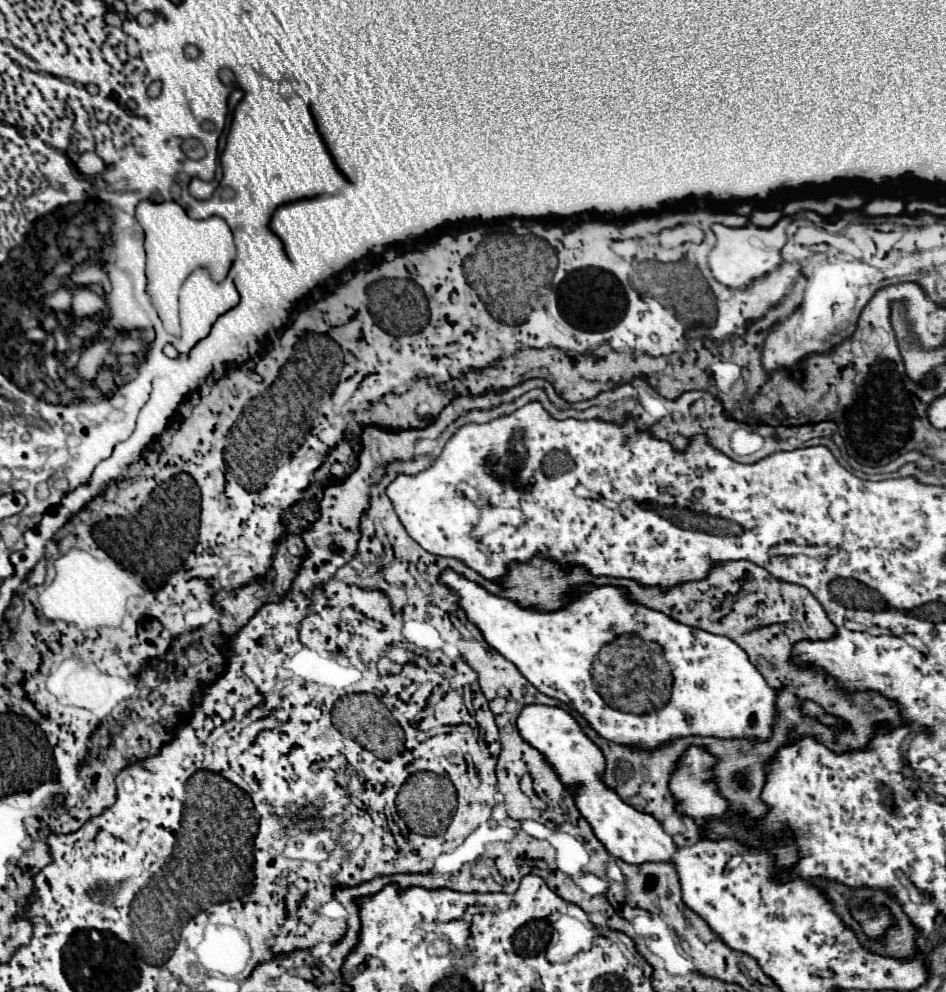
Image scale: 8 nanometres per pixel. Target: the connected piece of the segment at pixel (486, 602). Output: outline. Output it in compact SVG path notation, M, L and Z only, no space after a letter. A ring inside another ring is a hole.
M451 567L439 573L439 583L459 597L459 607L481 631L485 641L507 661L515 663L521 675L537 691L567 703L609 741L655 749L683 735L757 739L767 739L771 735L775 691L747 659L747 653L727 637L683 625L661 611L629 599L625 587L585 583L565 595L565 607L557 611L539 611L497 597ZM623 633L637 633L645 641L655 641L663 647L665 661L673 675L671 697L665 705L663 701L649 703L645 699L645 703L623 701L619 707L611 707L593 689L591 663L595 655L605 643Z

